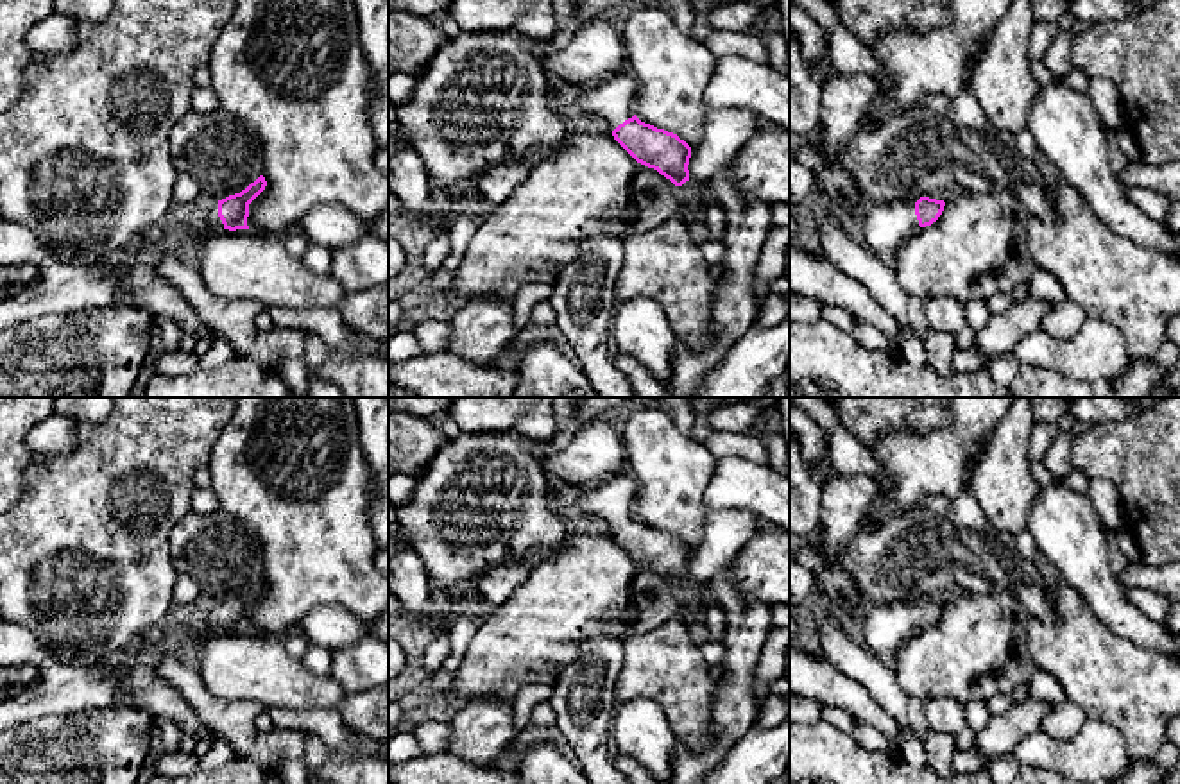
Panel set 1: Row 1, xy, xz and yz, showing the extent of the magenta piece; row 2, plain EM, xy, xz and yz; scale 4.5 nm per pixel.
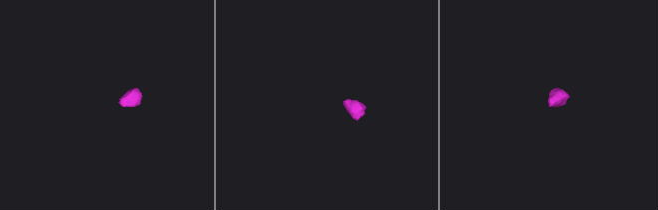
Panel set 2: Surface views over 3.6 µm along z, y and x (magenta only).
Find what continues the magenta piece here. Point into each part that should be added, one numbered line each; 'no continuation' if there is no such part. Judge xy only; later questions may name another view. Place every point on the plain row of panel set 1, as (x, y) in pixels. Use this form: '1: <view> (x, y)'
1: xy (210, 613)

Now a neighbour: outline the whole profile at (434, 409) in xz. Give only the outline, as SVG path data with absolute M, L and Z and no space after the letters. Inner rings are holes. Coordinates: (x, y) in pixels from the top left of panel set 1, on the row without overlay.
M389 397L389 413L440 421L455 401L457 397Z

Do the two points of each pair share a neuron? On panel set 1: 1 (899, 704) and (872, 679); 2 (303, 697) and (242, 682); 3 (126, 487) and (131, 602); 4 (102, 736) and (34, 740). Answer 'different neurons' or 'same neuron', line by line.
1: same neuron
2: same neuron
3: same neuron
4: same neuron

